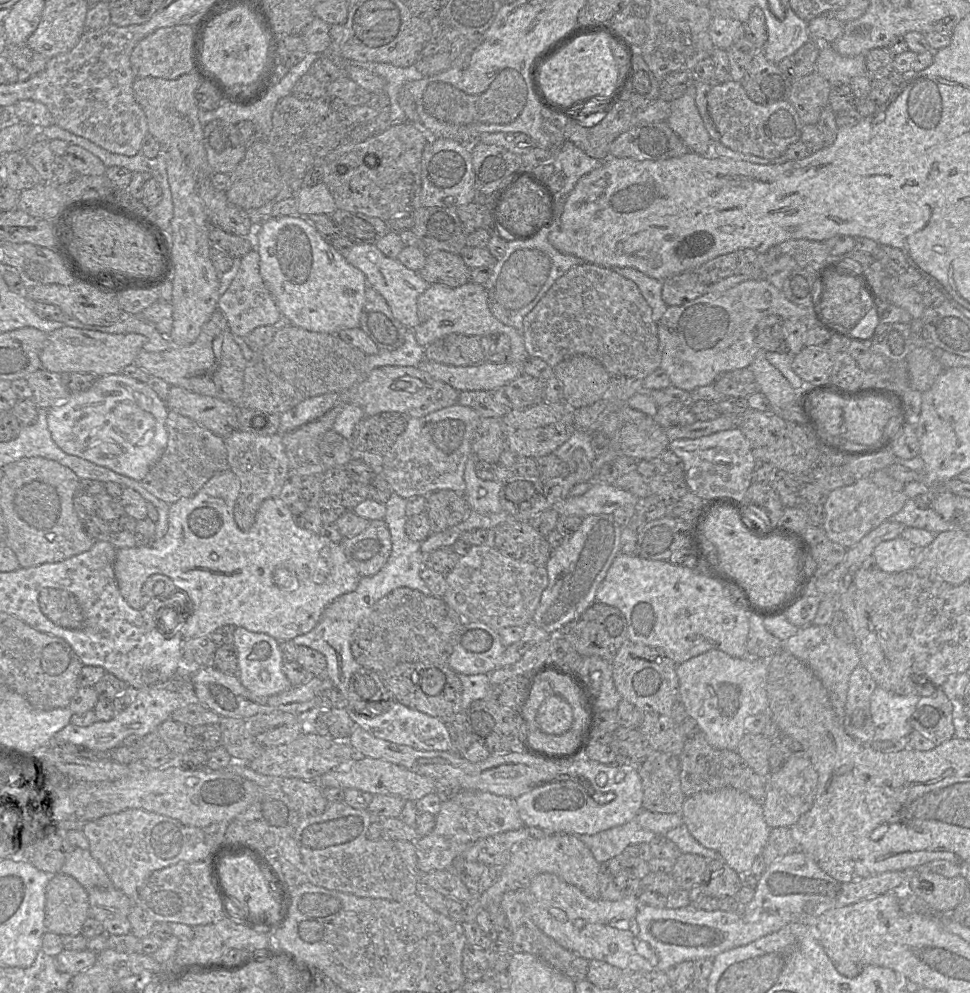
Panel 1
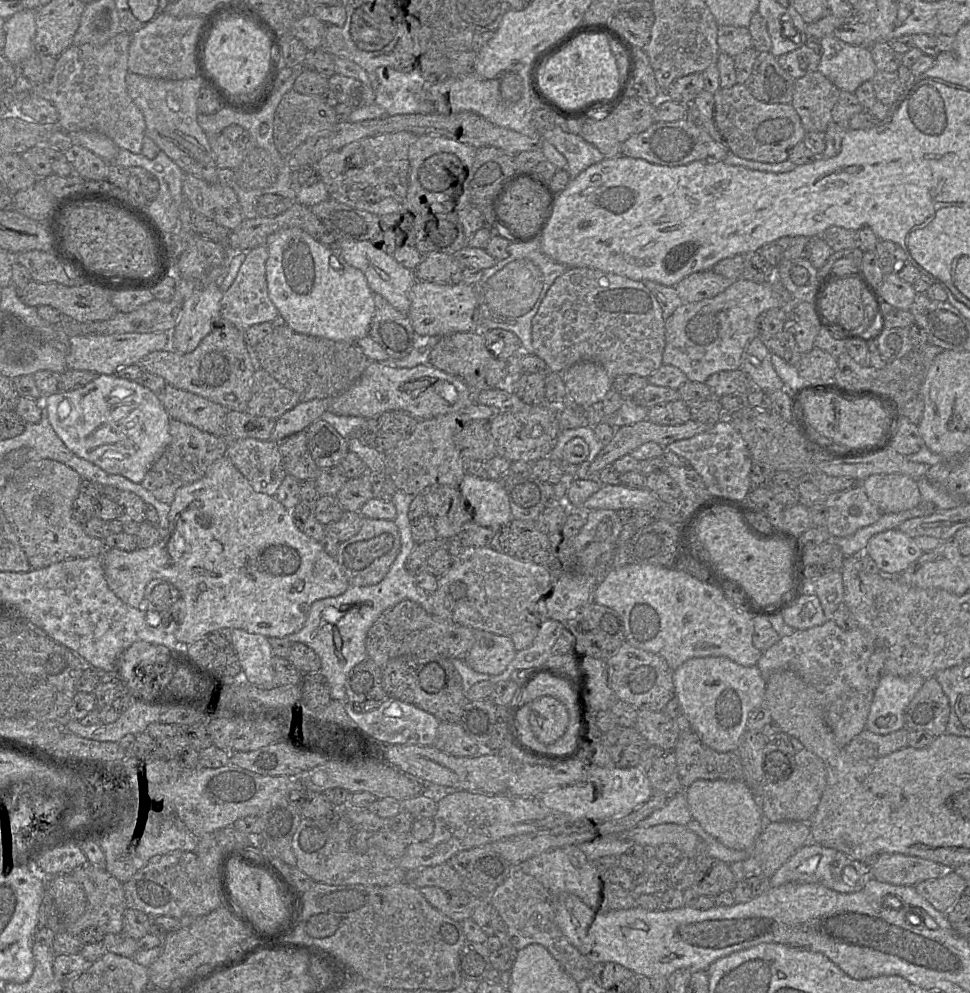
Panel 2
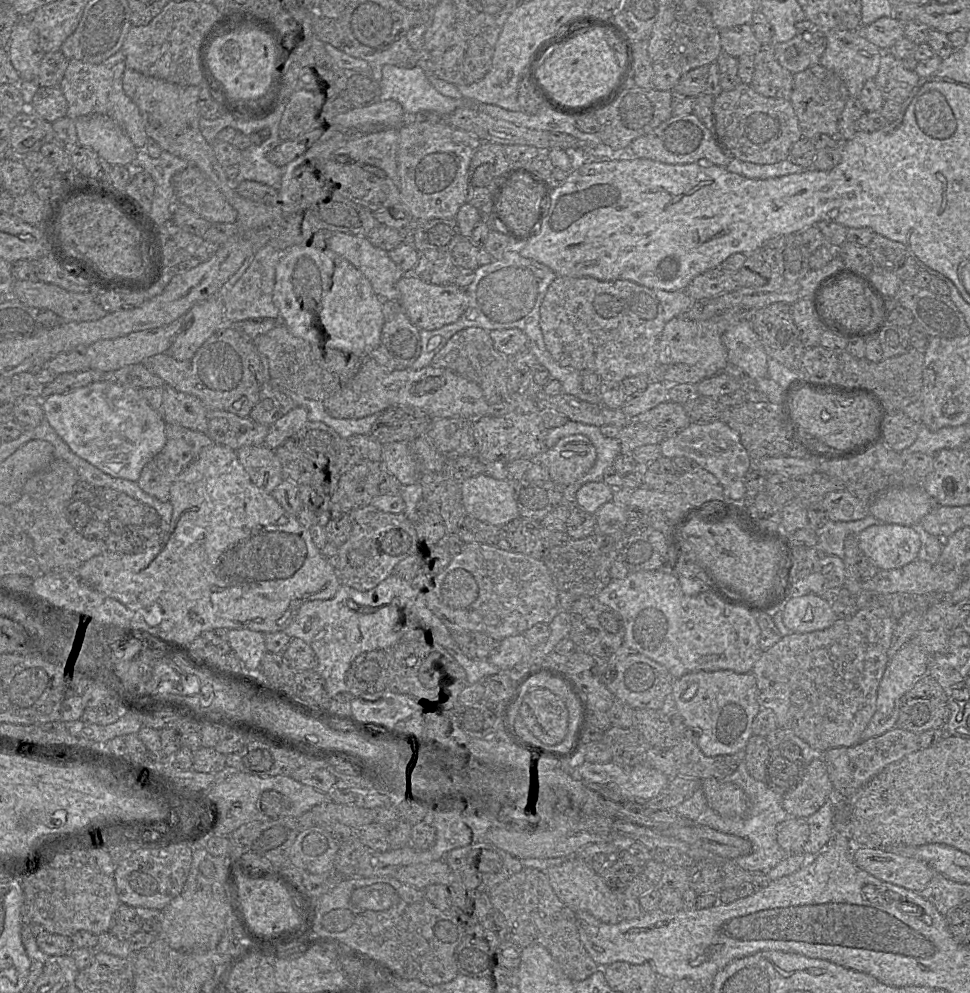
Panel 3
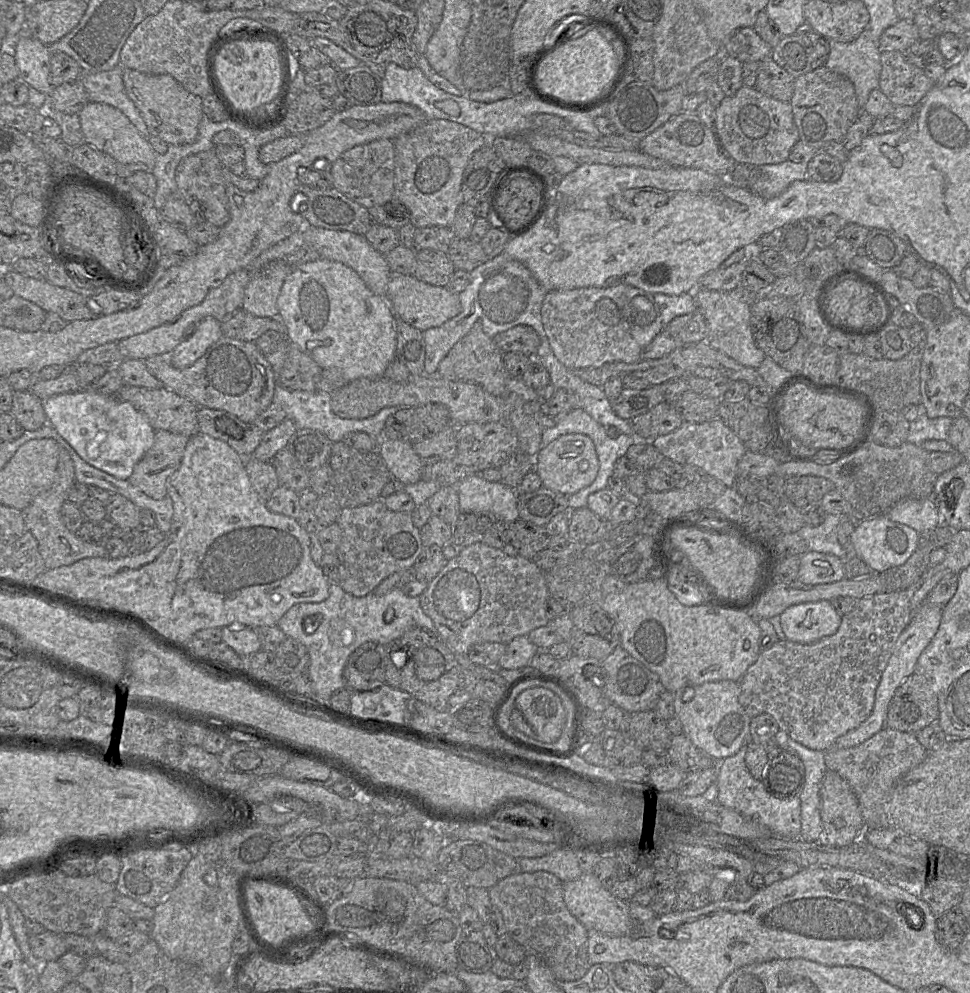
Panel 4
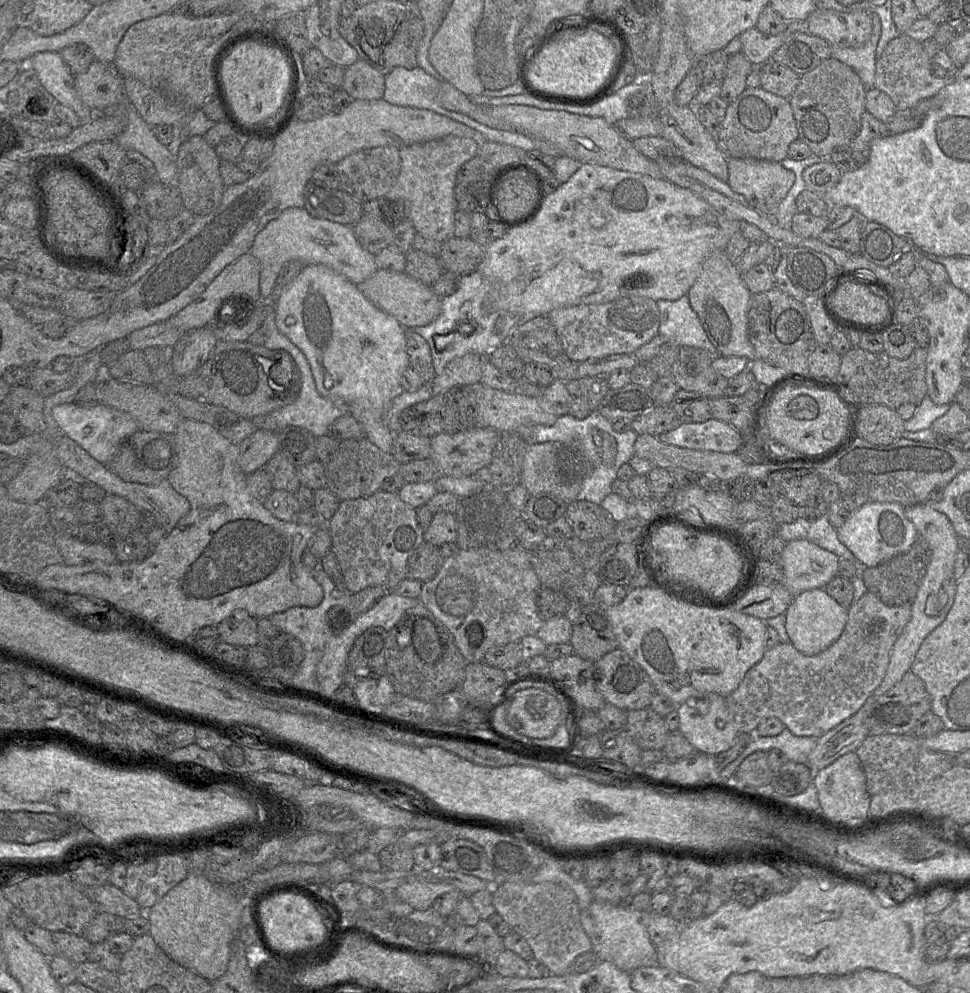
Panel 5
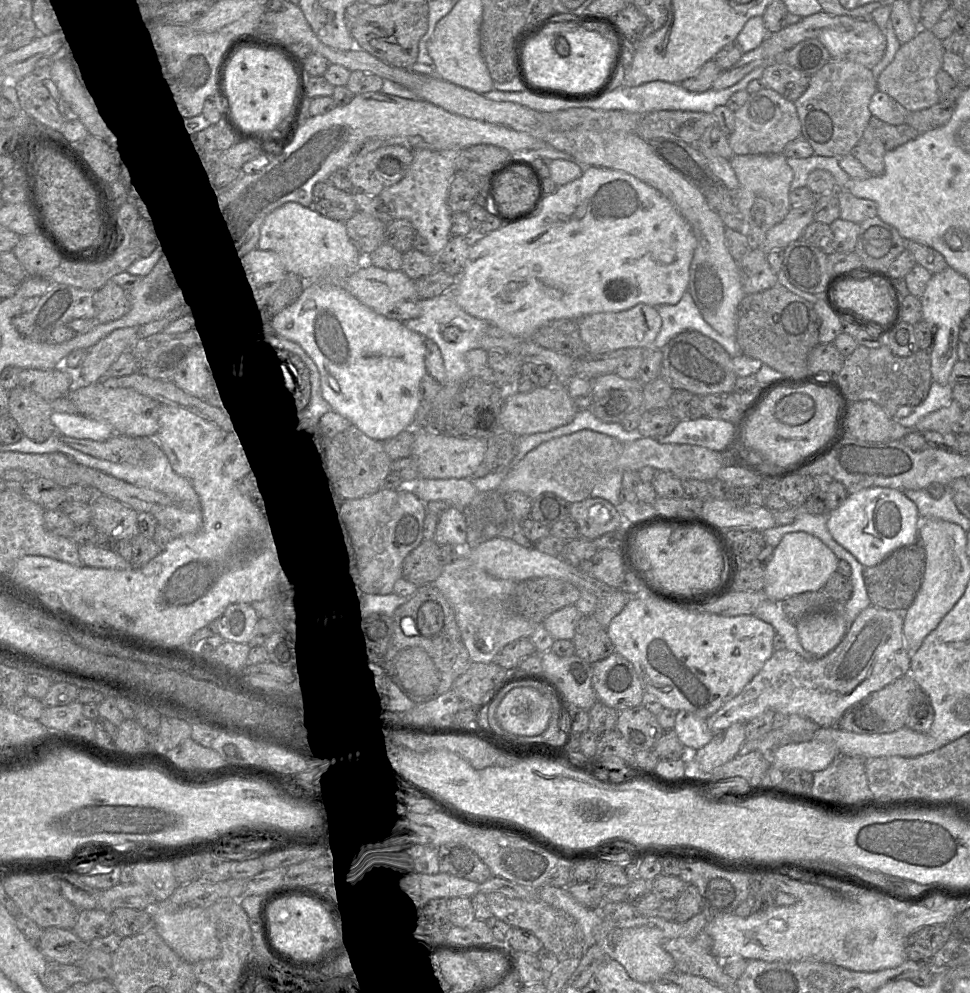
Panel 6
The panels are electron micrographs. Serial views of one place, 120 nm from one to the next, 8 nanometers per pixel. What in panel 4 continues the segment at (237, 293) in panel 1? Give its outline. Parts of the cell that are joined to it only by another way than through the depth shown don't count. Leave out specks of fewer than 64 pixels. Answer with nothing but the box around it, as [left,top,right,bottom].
[242,259,292,318]

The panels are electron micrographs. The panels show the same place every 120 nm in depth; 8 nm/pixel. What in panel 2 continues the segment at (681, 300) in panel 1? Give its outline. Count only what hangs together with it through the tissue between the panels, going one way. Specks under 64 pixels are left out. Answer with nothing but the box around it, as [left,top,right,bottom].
[674,269,733,304]

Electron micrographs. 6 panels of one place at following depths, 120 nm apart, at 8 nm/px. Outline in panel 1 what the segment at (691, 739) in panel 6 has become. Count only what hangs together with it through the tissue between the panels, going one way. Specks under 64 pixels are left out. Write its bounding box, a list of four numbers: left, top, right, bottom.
[676,649,768,750]

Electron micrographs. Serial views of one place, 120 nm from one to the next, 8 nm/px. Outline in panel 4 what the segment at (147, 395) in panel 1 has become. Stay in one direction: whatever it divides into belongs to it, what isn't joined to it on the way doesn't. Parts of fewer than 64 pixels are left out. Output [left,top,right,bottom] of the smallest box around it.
[43,389,156,480]

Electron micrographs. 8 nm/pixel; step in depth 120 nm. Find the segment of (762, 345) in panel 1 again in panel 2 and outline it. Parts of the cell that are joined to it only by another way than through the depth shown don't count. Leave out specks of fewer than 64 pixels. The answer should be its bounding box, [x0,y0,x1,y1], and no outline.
[758,308,802,366]

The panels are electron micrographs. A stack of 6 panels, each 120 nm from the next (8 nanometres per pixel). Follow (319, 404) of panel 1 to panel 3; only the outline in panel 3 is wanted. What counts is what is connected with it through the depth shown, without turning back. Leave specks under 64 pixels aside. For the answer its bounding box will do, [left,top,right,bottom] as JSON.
[264,406,308,450]

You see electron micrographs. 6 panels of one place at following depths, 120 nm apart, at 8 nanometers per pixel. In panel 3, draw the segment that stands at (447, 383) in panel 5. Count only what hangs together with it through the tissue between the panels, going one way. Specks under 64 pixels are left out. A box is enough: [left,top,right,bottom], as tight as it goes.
[431,327,520,405]

